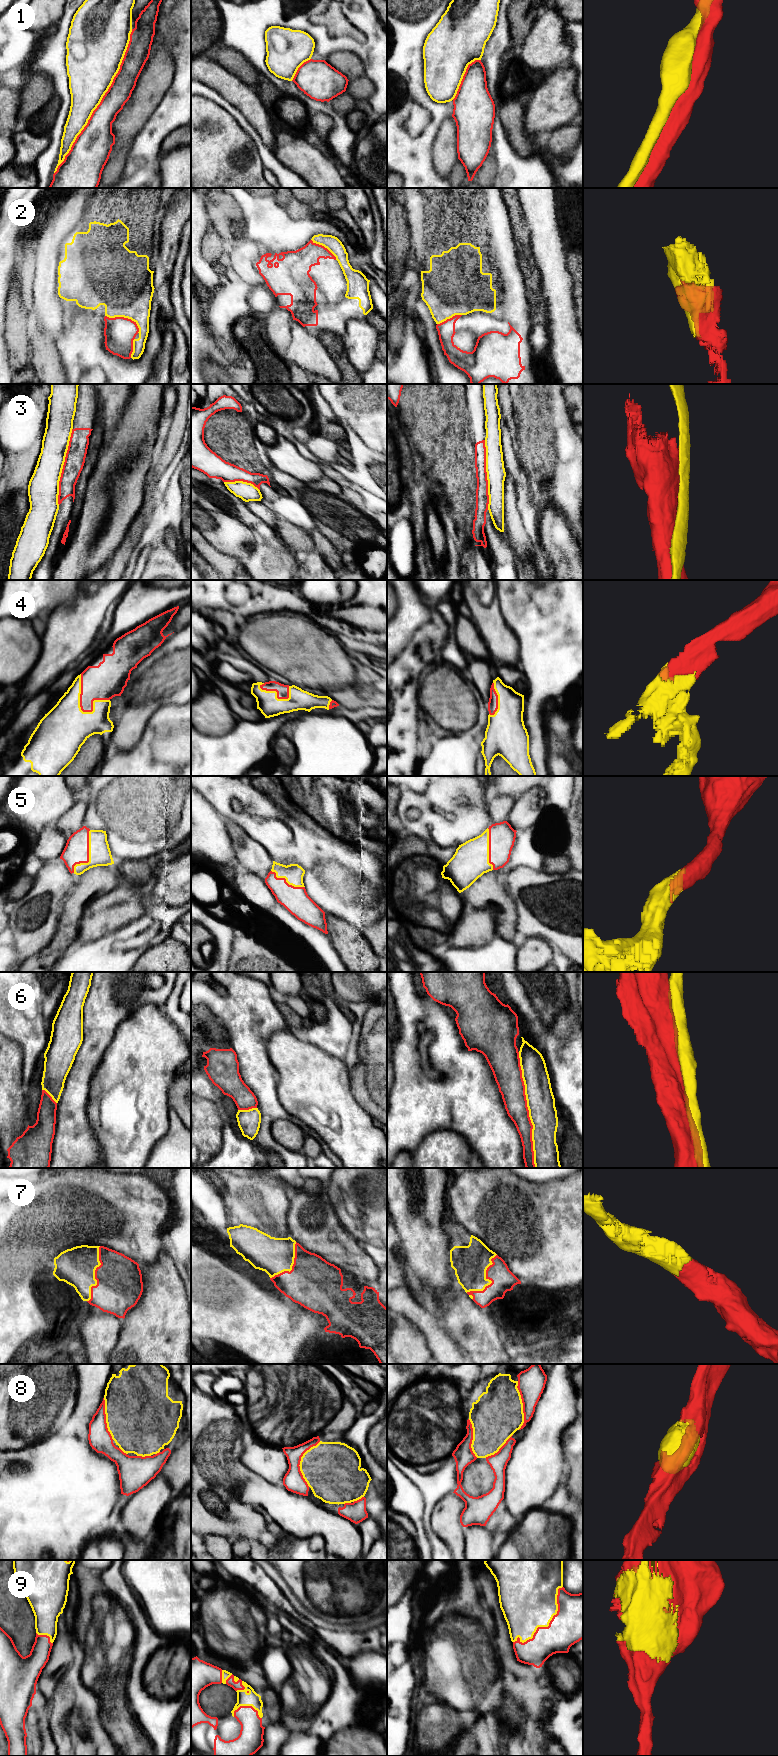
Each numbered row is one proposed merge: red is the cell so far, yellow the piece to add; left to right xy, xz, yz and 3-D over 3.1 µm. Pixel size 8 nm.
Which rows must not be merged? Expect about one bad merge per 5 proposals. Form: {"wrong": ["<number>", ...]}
{"wrong": ["1", "3", "6"]}

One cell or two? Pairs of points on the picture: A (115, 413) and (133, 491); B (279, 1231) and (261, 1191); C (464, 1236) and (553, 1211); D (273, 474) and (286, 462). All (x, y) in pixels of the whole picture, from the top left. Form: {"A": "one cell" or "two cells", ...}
{"A": "two cells", "B": "one cell", "C": "two cells", "D": "two cells"}

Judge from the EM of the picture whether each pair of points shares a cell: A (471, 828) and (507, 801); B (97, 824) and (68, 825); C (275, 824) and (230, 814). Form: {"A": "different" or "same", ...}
{"A": "different", "B": "different", "C": "same"}

